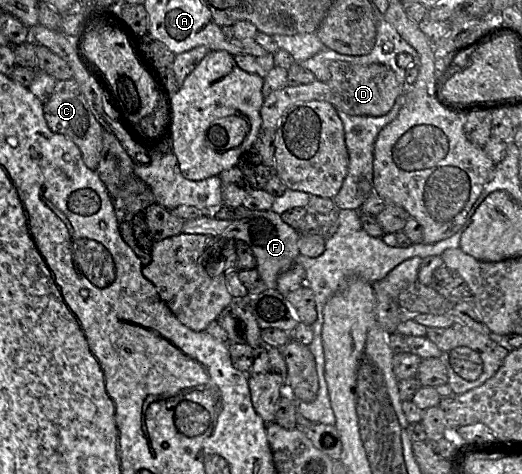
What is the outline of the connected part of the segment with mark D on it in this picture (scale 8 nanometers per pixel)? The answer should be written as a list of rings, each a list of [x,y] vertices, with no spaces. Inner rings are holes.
[[[333,60],[329,63],[328,69],[331,73],[329,81],[321,82],[316,79],[309,84],[287,85],[264,98],[260,109],[262,129],[275,130],[280,118],[290,106],[312,100],[329,102],[337,111],[351,116],[383,116],[393,108],[397,99],[408,88],[401,85],[393,70],[383,64],[357,65]]]

